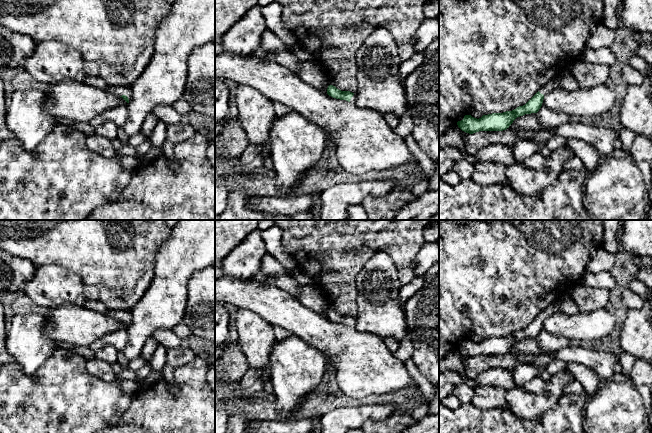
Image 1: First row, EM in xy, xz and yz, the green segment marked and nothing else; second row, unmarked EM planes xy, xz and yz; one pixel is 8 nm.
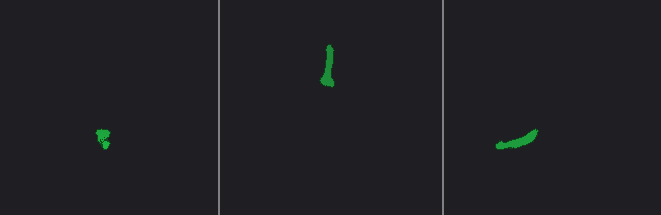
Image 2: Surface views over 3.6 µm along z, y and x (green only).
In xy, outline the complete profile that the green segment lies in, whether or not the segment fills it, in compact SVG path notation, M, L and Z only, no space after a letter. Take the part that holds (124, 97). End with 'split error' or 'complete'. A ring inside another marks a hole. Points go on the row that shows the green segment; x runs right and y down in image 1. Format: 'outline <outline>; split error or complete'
outline M108 86L107 92L122 97L127 103L132 98L132 90L127 86Z; split error

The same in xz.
outline M330 84L327 88L327 94L338 100L342 100L350 103L356 103L356 95L354 93L350 91L341 91L337 89L335 86Z; split error

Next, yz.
outline M554 77L523 106L519 106L512 111L503 113L492 113L483 115L477 119L471 115L465 115L461 121L457 122L458 127L469 134L479 131L503 131L509 128L513 121L525 114L537 113L542 106L544 96L554 89L559 88L559 79Z; split error

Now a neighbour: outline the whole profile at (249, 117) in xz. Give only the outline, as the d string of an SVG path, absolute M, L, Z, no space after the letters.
M239 85L236 90L238 120L248 142L254 146L270 145L270 128L275 112L270 101L249 86Z

